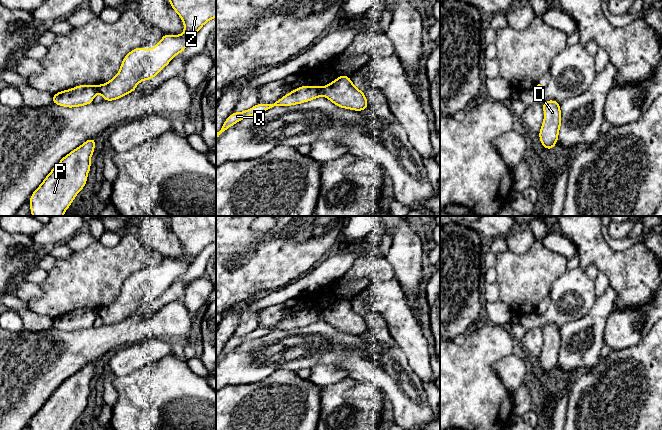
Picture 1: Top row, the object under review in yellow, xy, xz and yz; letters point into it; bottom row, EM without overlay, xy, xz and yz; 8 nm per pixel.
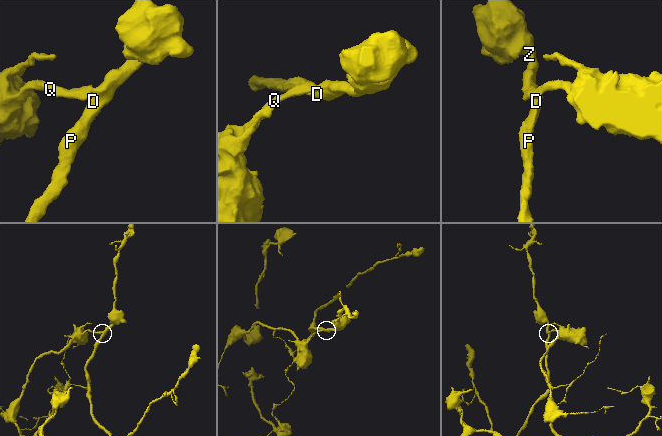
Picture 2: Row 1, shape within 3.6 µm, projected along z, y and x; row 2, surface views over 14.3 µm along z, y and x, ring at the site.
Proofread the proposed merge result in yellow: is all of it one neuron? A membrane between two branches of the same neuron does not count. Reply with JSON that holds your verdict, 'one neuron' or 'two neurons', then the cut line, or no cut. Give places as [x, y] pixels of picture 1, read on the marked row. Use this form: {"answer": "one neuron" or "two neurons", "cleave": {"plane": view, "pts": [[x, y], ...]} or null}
{"answer": "two neurons", "cleave": {"plane": "xz", "pts": [[321, 87], [324, 94]]}}

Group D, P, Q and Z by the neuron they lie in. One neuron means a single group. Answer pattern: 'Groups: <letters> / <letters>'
Groups: D P Z / Q

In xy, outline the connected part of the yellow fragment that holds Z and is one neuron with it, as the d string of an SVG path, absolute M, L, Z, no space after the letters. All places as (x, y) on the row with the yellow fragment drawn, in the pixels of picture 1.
M169 0L169 3L184 22L184 33L182 35L164 34L153 49L137 47L130 51L123 59L118 74L109 82L99 85L98 92L101 93L103 101L117 100L135 91L139 82L154 78L175 55L186 49L189 41L205 23L216 17L216 0Z

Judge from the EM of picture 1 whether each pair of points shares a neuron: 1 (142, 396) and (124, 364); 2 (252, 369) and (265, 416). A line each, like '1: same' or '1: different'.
1: different
2: different

